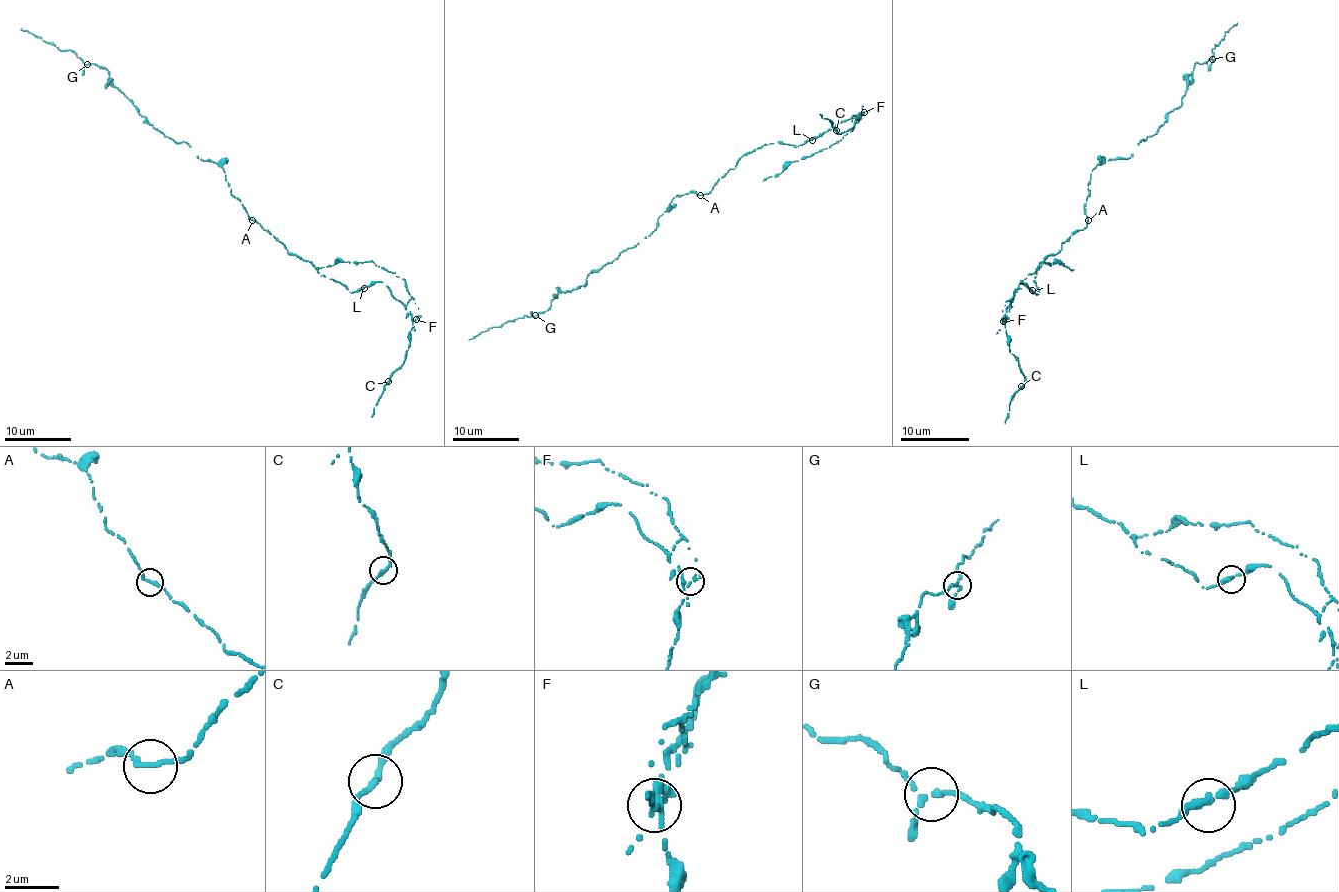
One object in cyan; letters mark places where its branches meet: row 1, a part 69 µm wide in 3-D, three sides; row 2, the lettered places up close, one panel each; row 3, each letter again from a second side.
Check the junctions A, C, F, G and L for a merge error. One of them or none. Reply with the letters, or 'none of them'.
F

